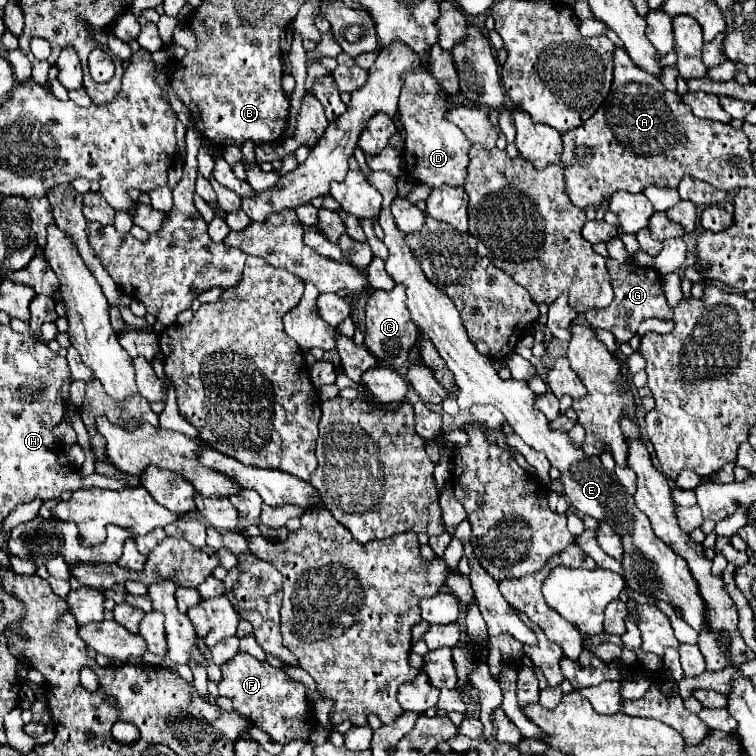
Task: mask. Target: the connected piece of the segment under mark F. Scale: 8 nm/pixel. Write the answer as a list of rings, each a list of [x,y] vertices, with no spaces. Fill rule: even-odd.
[[[238,652],[232,660],[222,664],[218,690],[234,702],[234,710],[242,712],[242,716],[248,716],[250,720],[258,720],[258,728],[268,732],[278,744],[288,744],[292,740],[308,742],[310,730],[316,726],[316,718],[304,694],[304,684],[292,680],[284,670],[272,668],[268,662],[258,662],[246,652]]]

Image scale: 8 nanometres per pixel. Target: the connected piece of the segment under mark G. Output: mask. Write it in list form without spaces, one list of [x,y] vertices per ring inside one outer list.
[[[608,258],[608,272],[610,272],[610,278],[612,278],[614,302],[604,310],[588,310],[586,312],[586,320],[592,328],[602,328],[602,330],[612,332],[616,342],[622,344],[622,342],[628,342],[636,334],[636,328],[642,320],[646,320],[646,318],[670,320],[672,318],[672,308],[668,306],[666,296],[662,292],[662,284],[658,280],[660,274],[654,268],[640,266],[636,262],[620,264],[612,258]]]

